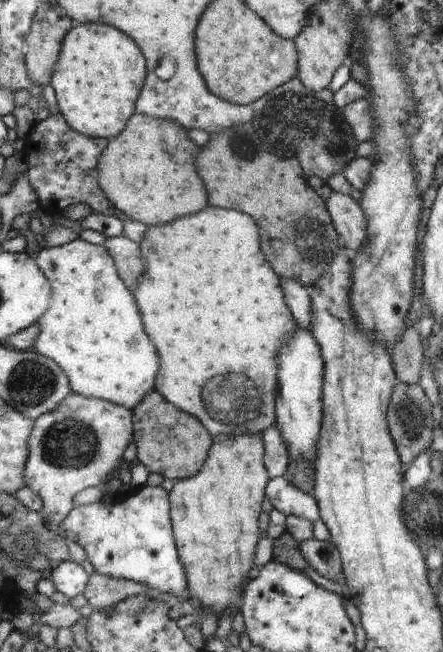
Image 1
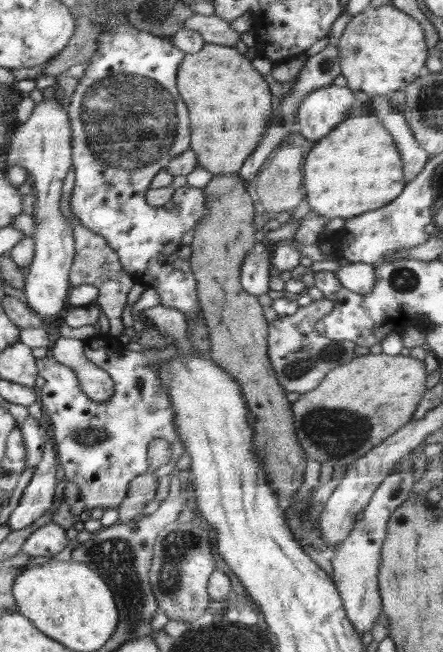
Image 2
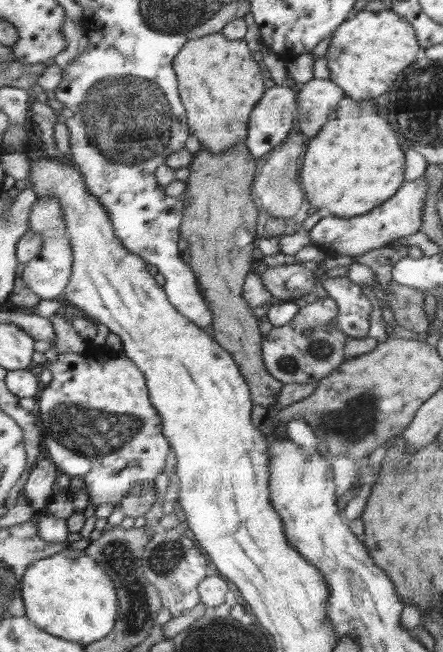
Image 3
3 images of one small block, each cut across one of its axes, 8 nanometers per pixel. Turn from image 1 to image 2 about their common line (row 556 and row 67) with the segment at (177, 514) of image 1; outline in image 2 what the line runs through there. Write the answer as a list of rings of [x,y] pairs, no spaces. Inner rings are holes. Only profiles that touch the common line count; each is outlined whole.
[[[205,43],[205,45],[194,54],[187,54],[188,62],[184,62],[184,66],[180,67],[180,90],[181,98],[184,102],[188,102],[188,110],[192,106],[192,118],[191,120],[191,149],[196,153],[199,166],[208,170],[214,174],[233,174],[239,172],[248,157],[259,148],[261,140],[263,140],[264,132],[269,128],[271,124],[272,114],[272,94],[270,94],[270,88],[268,84],[262,80],[262,76],[252,68],[250,60],[246,60],[240,52],[236,52],[234,48],[228,48],[226,45]]]

